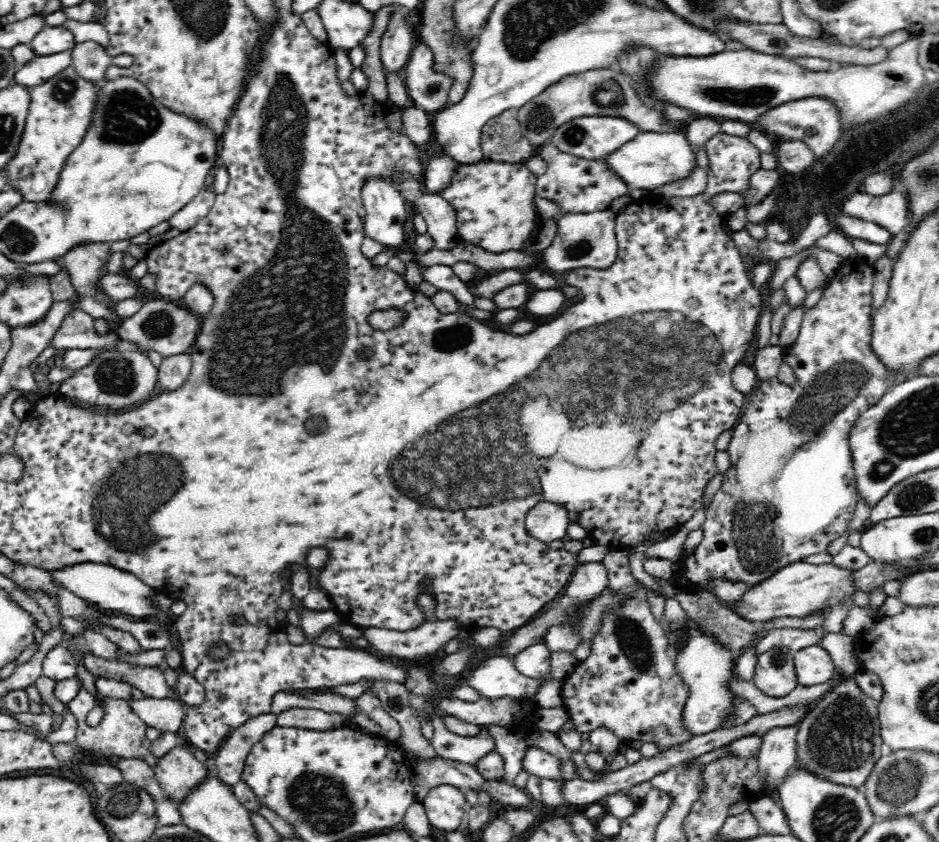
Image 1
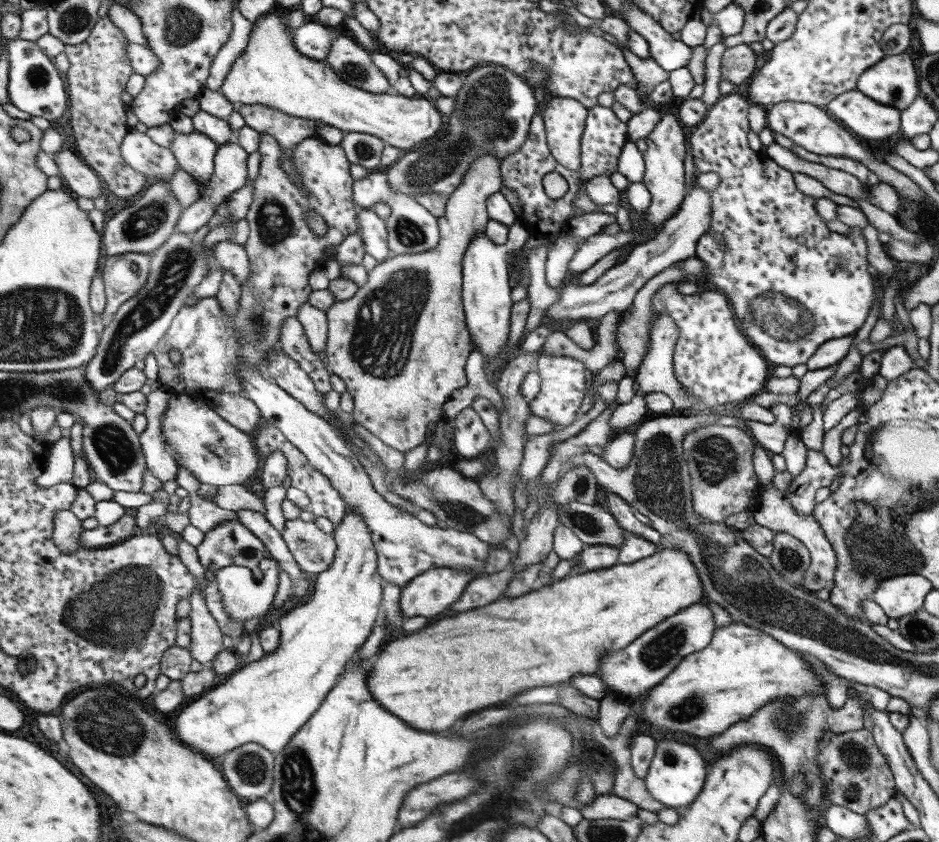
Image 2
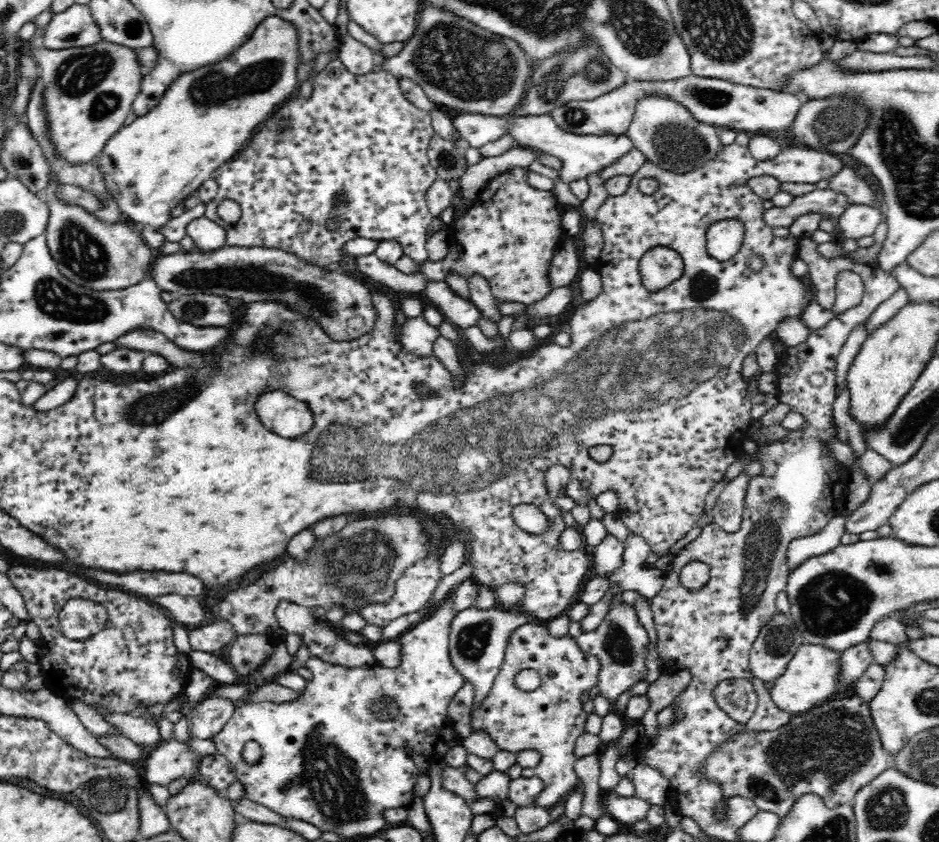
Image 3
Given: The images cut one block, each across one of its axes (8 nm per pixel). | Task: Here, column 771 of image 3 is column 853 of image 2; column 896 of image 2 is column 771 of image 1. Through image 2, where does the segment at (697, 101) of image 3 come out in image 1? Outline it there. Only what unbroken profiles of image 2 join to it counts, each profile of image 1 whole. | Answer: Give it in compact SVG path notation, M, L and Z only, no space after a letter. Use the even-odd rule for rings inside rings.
M802 98L802 100L794 100L782 106L776 106L774 110L766 112L760 120L760 126L764 126L764 134L774 136L778 140L786 140L786 142L804 142L816 162L820 162L822 158L830 156L830 150L838 144L840 136L842 136L842 118L840 112L836 108L834 102L830 102L830 98Z

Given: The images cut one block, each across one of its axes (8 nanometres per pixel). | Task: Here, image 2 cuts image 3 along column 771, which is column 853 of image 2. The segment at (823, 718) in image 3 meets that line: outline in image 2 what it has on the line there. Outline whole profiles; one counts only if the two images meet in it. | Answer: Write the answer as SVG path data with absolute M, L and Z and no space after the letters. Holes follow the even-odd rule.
M867 730L823 736L819 744L817 762L825 778L827 804L831 806L849 808L851 812L865 816L869 810L887 804L887 800L891 800L897 794L893 772L879 748L875 746L873 734L869 734Z

